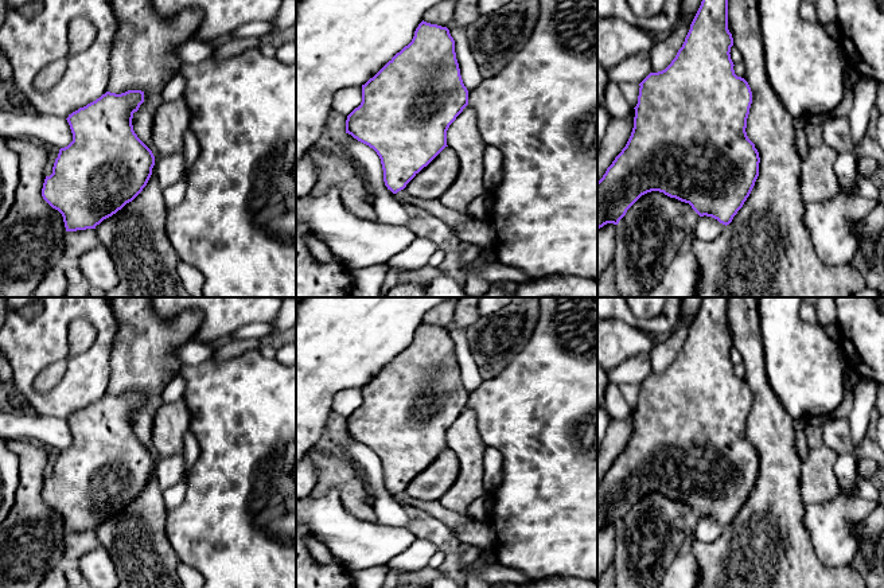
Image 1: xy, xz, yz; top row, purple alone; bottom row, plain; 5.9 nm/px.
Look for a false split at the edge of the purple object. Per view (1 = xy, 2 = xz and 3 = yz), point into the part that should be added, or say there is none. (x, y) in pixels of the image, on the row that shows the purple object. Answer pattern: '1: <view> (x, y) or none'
1: none
2: none
3: none

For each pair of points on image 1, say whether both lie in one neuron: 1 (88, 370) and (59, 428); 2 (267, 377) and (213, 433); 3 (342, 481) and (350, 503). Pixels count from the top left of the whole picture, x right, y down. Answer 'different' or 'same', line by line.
1: different
2: same
3: same

